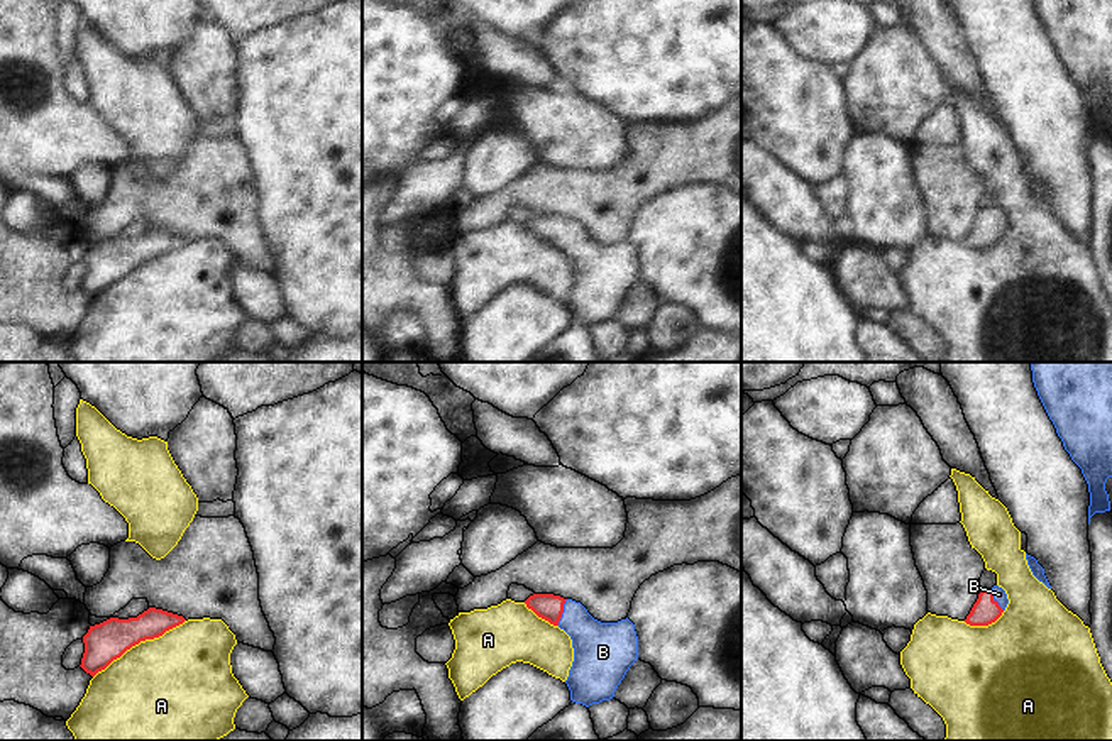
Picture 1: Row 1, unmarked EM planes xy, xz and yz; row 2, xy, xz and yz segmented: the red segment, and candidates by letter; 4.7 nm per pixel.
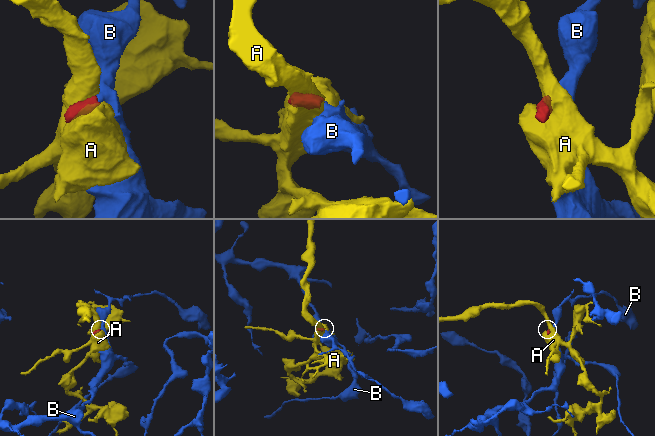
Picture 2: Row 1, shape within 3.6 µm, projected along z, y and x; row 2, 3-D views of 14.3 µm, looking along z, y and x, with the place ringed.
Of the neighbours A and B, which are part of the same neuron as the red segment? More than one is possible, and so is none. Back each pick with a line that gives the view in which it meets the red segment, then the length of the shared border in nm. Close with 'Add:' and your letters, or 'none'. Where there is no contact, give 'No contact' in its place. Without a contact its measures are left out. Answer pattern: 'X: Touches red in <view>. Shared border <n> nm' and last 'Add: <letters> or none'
B: Touches red in xz. Shared border 140 nm
Add: B

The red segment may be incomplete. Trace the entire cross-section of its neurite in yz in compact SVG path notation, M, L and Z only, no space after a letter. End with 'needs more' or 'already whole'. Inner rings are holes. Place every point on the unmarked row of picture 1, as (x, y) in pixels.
M994 206L978 215L965 244L970 247L988 247L995 244L1009 225L1007 215L1002 208Z; needs more

